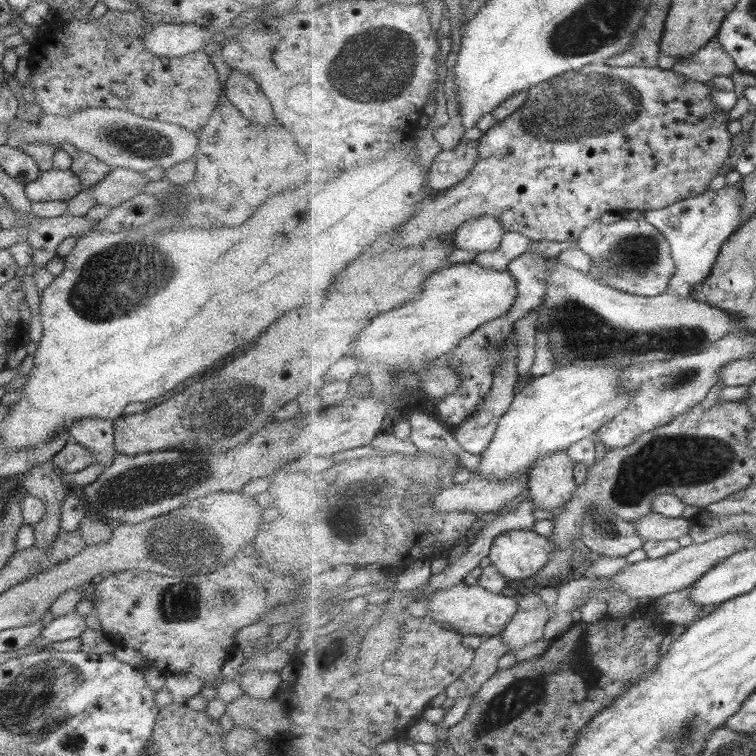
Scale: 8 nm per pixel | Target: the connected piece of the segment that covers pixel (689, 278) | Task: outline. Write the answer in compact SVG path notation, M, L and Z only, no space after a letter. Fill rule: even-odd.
M727 185L720 190L707 191L700 196L681 200L668 208L646 212L645 218L648 222L660 228L672 244L678 271L669 286L670 293L690 297L694 294L695 286L703 285L712 275L724 243L747 222L744 220L742 203L744 203L744 192L740 186Z

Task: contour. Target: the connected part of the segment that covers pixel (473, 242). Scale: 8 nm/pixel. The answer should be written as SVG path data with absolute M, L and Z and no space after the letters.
M488 214L468 221L456 233L457 248L482 254L496 252L502 246L508 230L504 228L504 220Z

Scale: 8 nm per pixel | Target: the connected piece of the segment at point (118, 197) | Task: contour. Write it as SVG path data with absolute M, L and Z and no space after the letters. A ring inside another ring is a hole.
M113 168L100 183L90 187L96 204L114 208L122 202L144 192L150 181L143 173L128 168Z

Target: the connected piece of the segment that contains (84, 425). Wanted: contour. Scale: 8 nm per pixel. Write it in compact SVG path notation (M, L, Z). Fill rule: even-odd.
M88 419L77 421L67 430L78 444L96 456L95 464L108 464L115 458L114 426L111 419Z

